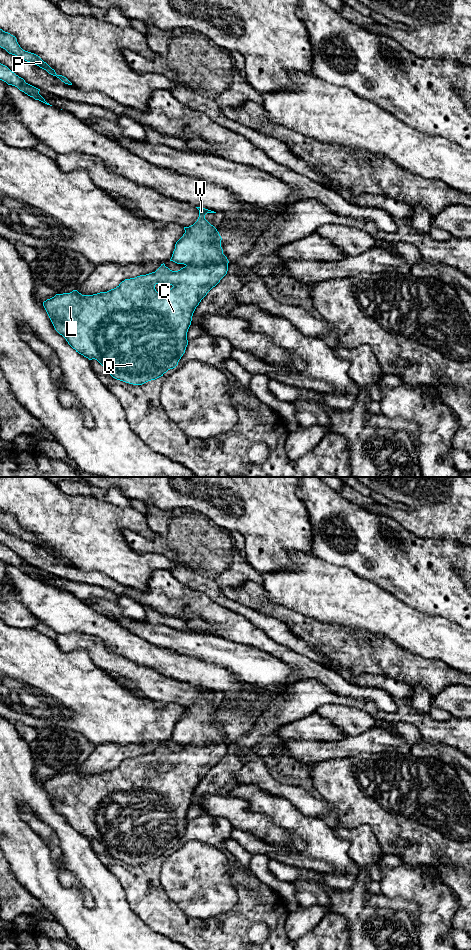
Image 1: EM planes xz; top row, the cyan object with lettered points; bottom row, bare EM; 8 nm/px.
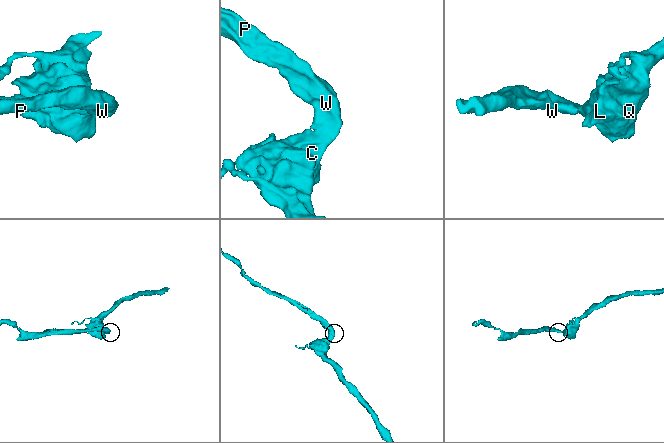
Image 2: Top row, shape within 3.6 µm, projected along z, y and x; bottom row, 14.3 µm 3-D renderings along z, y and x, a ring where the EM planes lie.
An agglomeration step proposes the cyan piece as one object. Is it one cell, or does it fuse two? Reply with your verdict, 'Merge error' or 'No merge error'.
No merge error

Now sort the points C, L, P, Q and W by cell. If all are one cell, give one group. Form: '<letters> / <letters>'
C L P Q W

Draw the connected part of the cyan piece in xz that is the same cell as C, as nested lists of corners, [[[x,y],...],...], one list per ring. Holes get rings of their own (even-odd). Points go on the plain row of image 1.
[[[201,687],[196,688],[199,690],[197,701],[189,707],[184,707],[185,713],[176,722],[170,739],[177,744],[185,745],[180,750],[172,751],[163,743],[155,752],[125,759],[116,768],[107,772],[82,775],[77,770],[73,770],[70,773],[56,774],[43,782],[55,810],[68,824],[89,840],[97,840],[107,853],[117,860],[142,865],[175,848],[188,825],[187,812],[196,787],[227,754],[229,741],[223,734],[222,718],[217,709],[205,699],[207,693],[216,692]],[[156,764],[168,764],[173,767],[168,771],[157,772]]]

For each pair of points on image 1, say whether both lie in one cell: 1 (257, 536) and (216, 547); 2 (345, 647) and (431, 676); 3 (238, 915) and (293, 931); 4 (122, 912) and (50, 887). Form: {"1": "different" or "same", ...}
{"1": "different", "2": "same", "3": "different", "4": "same"}

